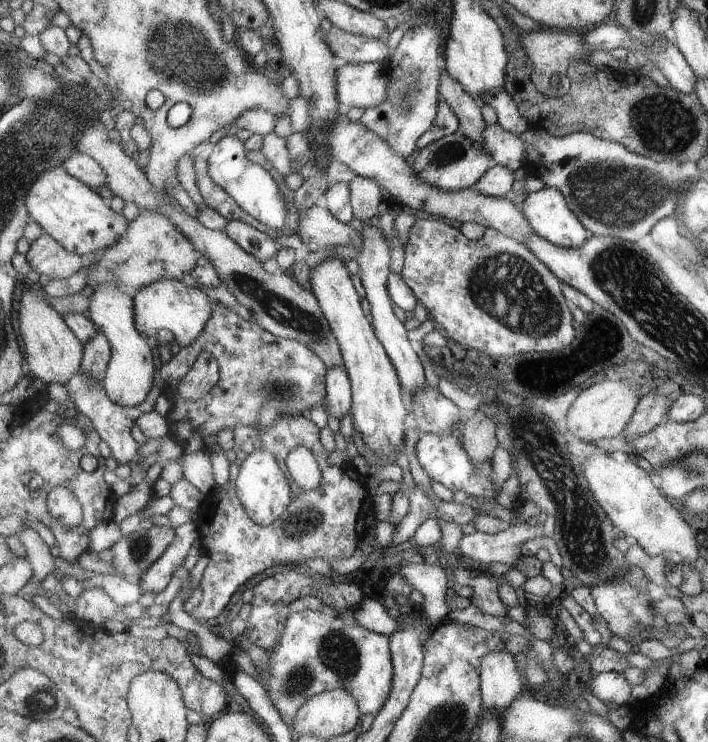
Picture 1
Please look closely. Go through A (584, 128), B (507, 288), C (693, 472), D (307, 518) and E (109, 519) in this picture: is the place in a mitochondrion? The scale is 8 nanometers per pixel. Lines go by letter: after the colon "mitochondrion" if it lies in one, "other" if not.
A: other
B: mitochondrion
C: mitochondrion
D: mitochondrion
E: other

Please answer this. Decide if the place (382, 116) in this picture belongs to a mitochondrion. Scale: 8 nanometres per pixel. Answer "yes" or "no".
no

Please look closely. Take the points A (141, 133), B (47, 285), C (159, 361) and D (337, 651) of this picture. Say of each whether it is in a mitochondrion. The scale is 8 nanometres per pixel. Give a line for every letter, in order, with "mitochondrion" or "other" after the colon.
A: other
B: other
C: other
D: mitochondrion

